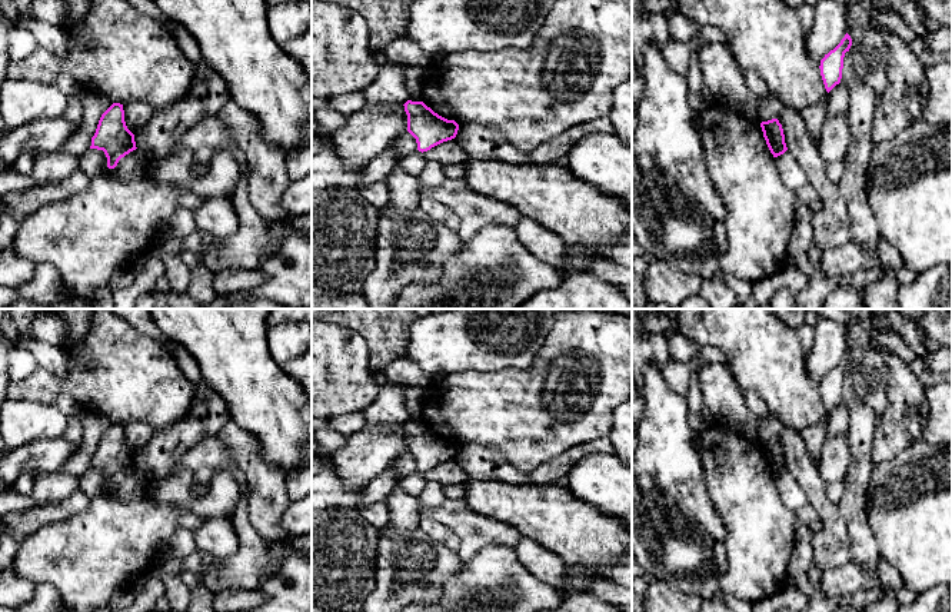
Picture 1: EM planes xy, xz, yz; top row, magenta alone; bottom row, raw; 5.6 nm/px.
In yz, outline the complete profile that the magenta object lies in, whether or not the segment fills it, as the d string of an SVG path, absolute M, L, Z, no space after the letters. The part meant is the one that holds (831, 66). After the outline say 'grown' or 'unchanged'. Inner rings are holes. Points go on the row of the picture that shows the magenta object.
M846 33L841 43L830 50L825 57L820 60L820 76L825 84L826 92L829 93L836 84L841 83L842 79L842 69L843 69L843 57L845 53L849 51L852 46L852 39Z; unchanged

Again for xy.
M113 103L101 114L90 149L104 152L109 169L114 169L122 157L137 149L134 134L124 122L123 104Z; unchanged

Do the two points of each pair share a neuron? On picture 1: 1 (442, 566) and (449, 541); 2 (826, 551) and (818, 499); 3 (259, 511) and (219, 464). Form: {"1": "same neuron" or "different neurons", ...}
{"1": "different neurons", "2": "same neuron", "3": "different neurons"}

